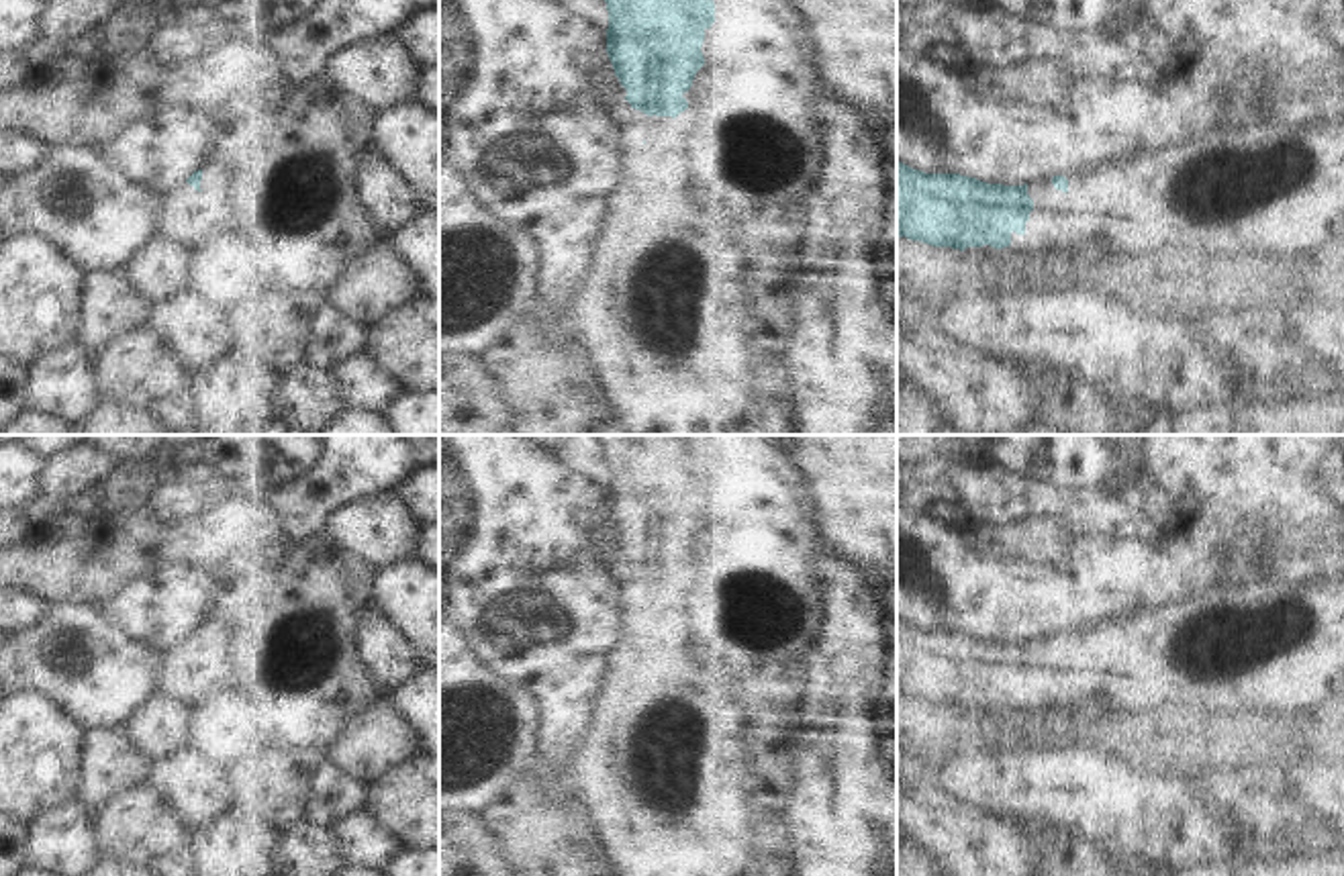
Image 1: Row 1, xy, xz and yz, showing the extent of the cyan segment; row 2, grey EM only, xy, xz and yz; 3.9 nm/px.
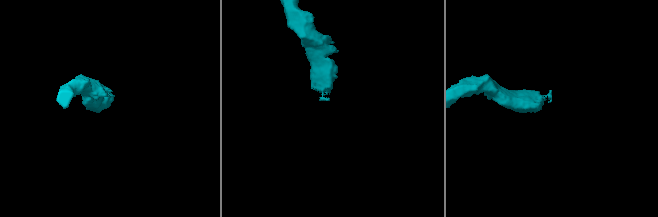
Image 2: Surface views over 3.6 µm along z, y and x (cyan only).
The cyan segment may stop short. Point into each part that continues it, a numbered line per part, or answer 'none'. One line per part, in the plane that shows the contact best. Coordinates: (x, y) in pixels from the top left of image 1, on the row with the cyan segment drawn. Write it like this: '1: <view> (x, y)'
1: yz (1273, 188)

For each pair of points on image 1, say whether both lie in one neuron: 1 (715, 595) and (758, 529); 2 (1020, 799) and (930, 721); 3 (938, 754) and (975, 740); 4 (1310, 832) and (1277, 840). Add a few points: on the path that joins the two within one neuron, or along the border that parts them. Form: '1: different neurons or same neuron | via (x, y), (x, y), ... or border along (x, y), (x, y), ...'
1: same neuron | via (724, 578), (756, 546)
2: different neurons | border along (1016, 748), (977, 750), (958, 756), (942, 772)
3: same neuron | via (946, 746), (952, 740), (967, 740)
4: same neuron | via (1302, 834), (1285, 836)

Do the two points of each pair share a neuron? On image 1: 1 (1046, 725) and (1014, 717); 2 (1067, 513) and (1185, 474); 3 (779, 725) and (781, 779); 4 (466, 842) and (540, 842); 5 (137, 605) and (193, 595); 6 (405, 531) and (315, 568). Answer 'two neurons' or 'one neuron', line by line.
1: one neuron
2: two neurons
3: one neuron
4: two neurons
5: one neuron
6: two neurons

